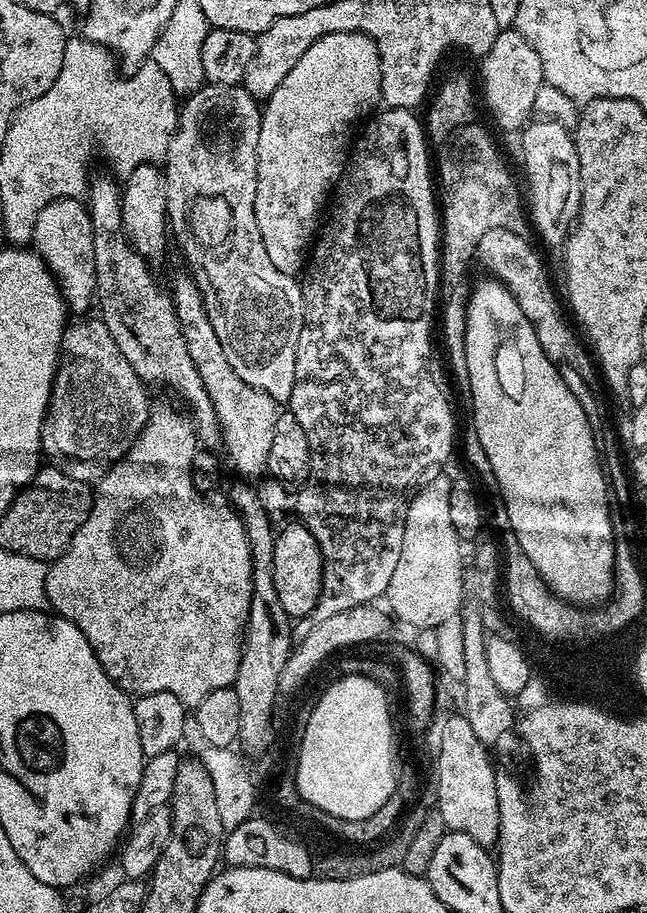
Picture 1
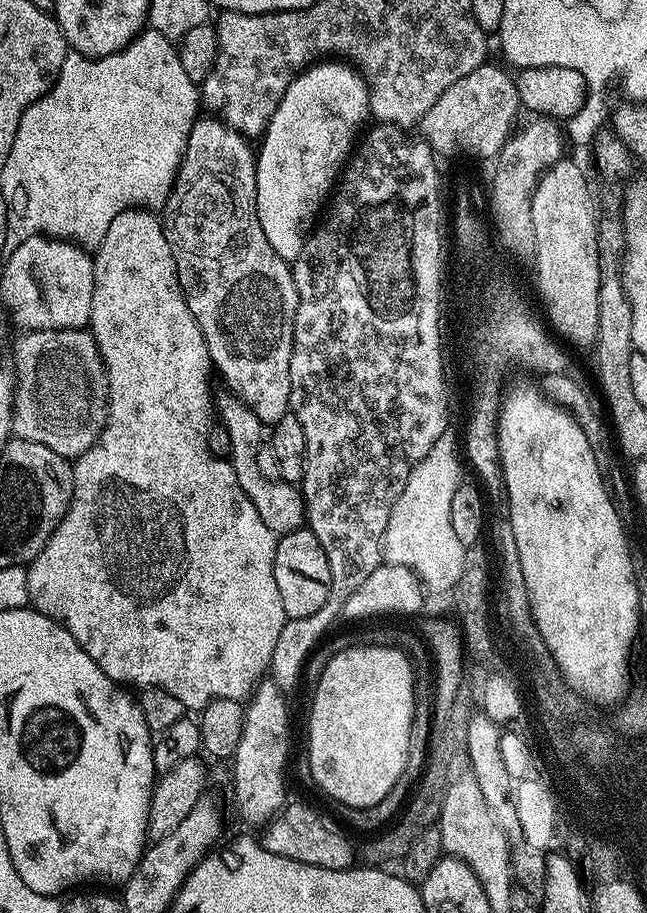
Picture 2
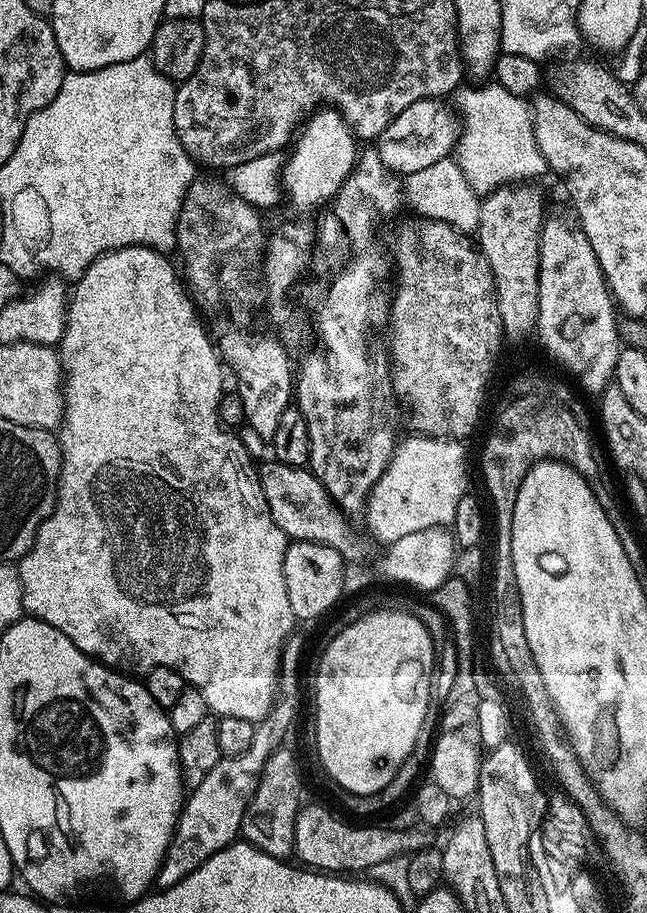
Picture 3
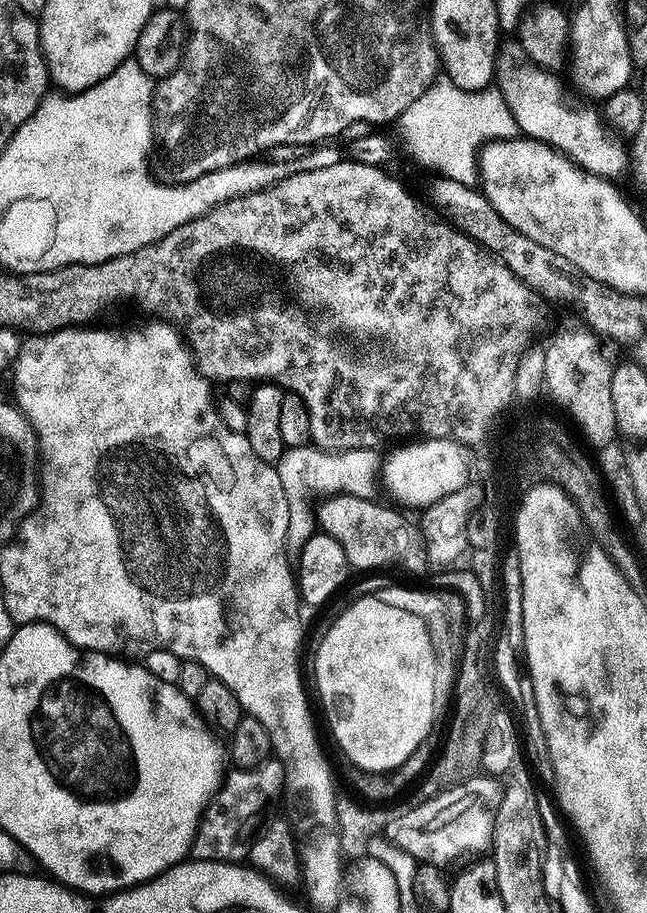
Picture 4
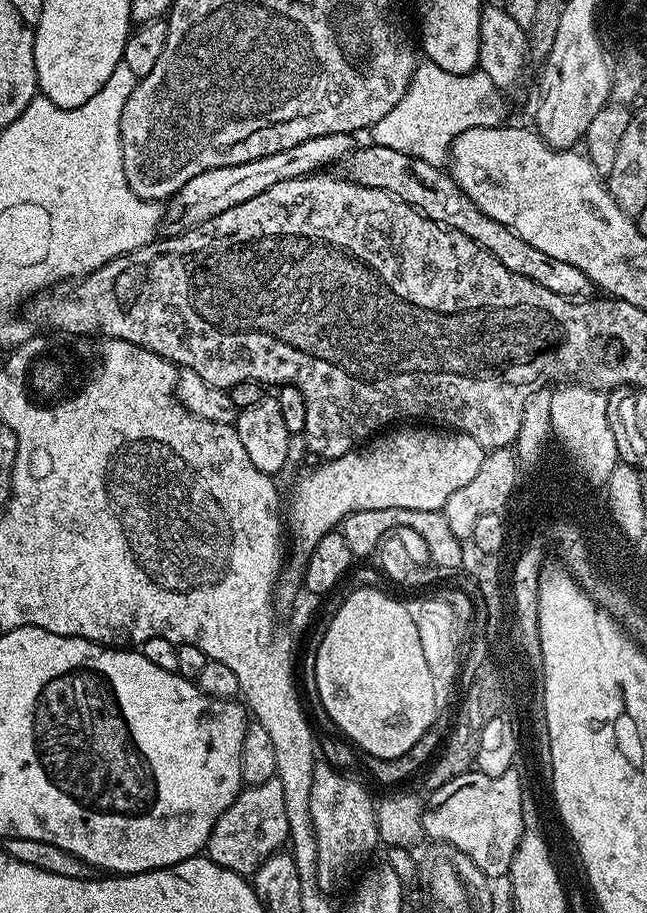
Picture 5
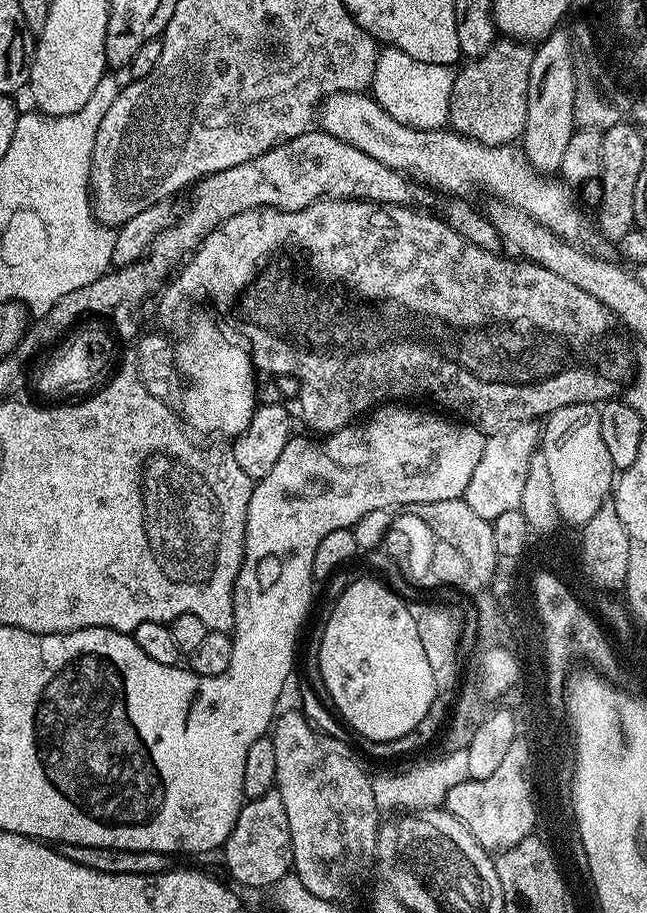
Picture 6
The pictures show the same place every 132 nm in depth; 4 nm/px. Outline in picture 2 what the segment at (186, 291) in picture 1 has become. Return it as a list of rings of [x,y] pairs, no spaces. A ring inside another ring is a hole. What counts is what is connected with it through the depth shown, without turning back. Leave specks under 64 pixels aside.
[[[224,390],[214,400],[215,407],[220,408],[220,420],[222,428],[228,433],[230,440],[230,463],[242,490],[254,502],[254,510],[258,510],[258,518],[266,522],[268,529],[273,534],[283,534],[298,530],[304,523],[304,498],[299,487],[283,482],[267,481],[259,476],[256,469],[256,450],[261,447],[259,440],[262,425],[258,417],[251,410],[236,399],[231,392]]]

